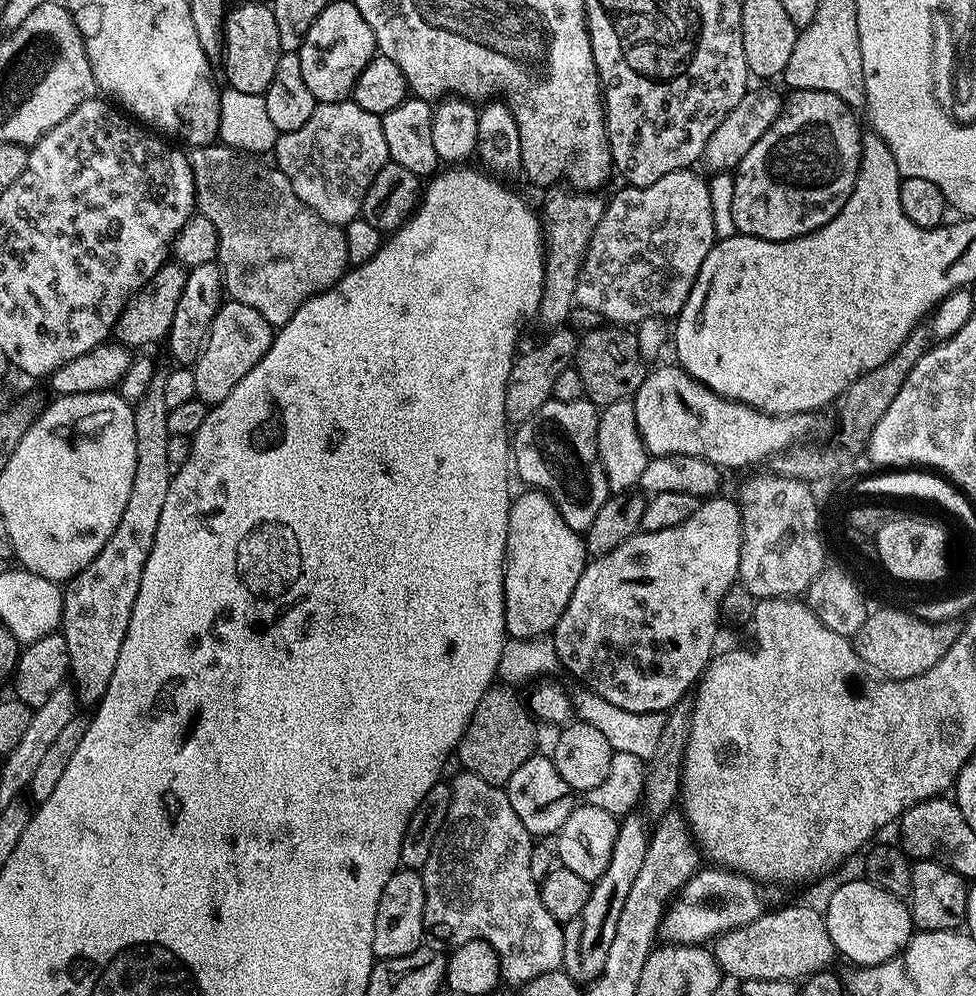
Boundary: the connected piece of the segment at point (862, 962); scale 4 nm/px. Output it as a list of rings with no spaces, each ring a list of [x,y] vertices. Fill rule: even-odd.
[[[863,878],[838,885],[833,890],[828,905],[822,908],[822,915],[837,953],[853,960],[856,966],[871,966],[893,960],[914,935],[909,905],[901,897],[890,894]]]

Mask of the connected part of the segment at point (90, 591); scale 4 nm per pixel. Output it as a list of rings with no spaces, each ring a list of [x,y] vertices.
[[[153,382],[142,399],[134,405],[134,442],[136,465],[134,486],[130,486],[130,499],[114,534],[102,546],[100,553],[67,581],[64,593],[64,618],[62,635],[70,650],[70,672],[78,679],[78,696],[89,706],[95,705],[104,696],[106,686],[114,674],[126,630],[130,626],[130,614],[138,598],[138,586],[142,586],[142,570],[146,570],[146,558],[154,546],[154,534],[158,534],[158,518],[162,518],[162,505],[172,485],[174,469],[166,462],[166,418],[168,407],[162,398],[160,384]]]

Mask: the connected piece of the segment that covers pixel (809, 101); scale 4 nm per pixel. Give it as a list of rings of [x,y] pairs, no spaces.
[[[797,88],[791,95],[792,97],[785,104],[783,101],[776,120],[750,146],[748,153],[745,154],[734,169],[732,213],[734,214],[734,226],[737,233],[741,236],[753,236],[754,238],[762,238],[763,240],[792,240],[796,236],[810,234],[814,230],[826,226],[826,222],[830,222],[835,218],[838,210],[842,210],[842,206],[846,206],[846,198],[850,198],[850,194],[854,190],[854,182],[860,173],[860,159],[862,158],[864,140],[862,139],[862,135],[860,136],[860,124],[856,121],[855,114],[852,113],[855,112],[853,105],[848,104],[842,98],[838,98],[838,94],[830,94],[829,92],[814,90],[813,88]]]

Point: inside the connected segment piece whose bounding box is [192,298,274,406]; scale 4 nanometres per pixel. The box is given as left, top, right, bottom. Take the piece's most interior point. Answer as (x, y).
(239, 337)

